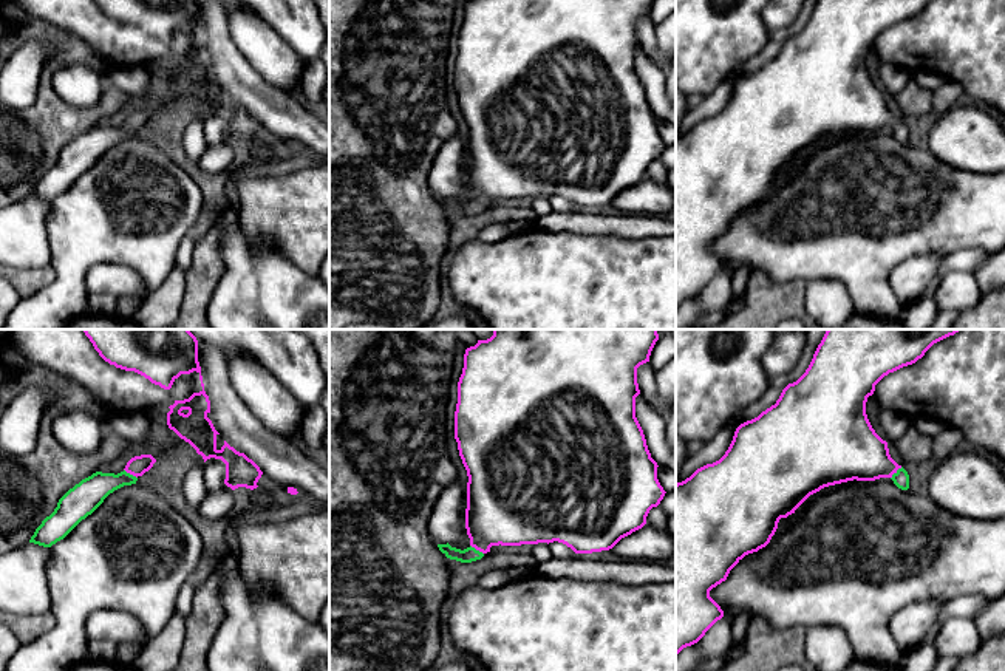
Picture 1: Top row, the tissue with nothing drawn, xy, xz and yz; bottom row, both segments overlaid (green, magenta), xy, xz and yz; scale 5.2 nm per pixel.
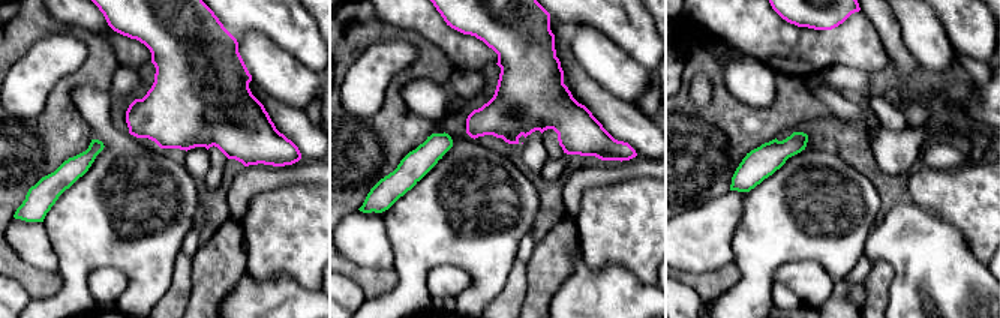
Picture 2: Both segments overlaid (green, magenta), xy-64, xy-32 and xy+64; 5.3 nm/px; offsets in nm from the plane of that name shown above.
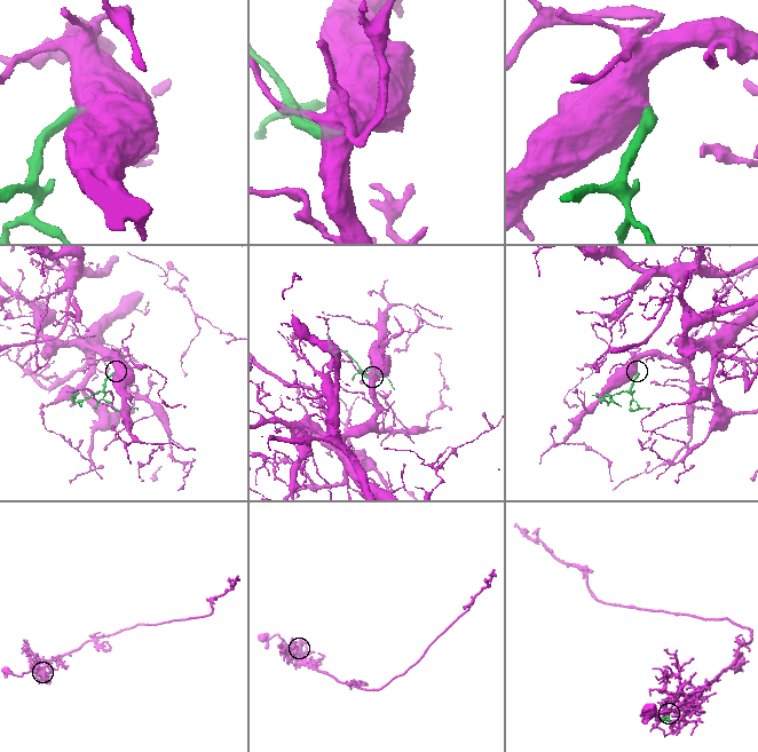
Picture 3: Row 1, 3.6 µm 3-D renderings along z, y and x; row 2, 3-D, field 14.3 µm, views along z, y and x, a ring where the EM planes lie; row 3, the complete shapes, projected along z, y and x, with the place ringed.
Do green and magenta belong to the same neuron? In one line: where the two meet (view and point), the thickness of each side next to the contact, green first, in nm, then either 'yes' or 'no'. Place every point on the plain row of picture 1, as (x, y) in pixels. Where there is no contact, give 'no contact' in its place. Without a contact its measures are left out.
yz (897, 126) | 80/280 nm | yes

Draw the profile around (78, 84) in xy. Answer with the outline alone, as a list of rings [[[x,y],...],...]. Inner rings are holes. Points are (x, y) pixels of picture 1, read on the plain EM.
[[[73,63],[53,74],[54,91],[70,105],[82,108],[96,107],[102,97],[107,80],[87,63]]]

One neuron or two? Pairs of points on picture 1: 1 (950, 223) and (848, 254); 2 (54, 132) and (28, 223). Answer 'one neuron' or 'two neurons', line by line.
1: one neuron
2: two neurons

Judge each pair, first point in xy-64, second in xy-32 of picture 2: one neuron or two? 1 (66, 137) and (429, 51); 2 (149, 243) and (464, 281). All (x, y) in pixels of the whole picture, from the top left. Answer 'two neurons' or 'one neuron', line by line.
1: one neuron
2: two neurons

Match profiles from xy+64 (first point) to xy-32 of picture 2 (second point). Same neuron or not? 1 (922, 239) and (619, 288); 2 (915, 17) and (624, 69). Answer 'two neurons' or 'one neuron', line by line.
1: one neuron
2: one neuron

